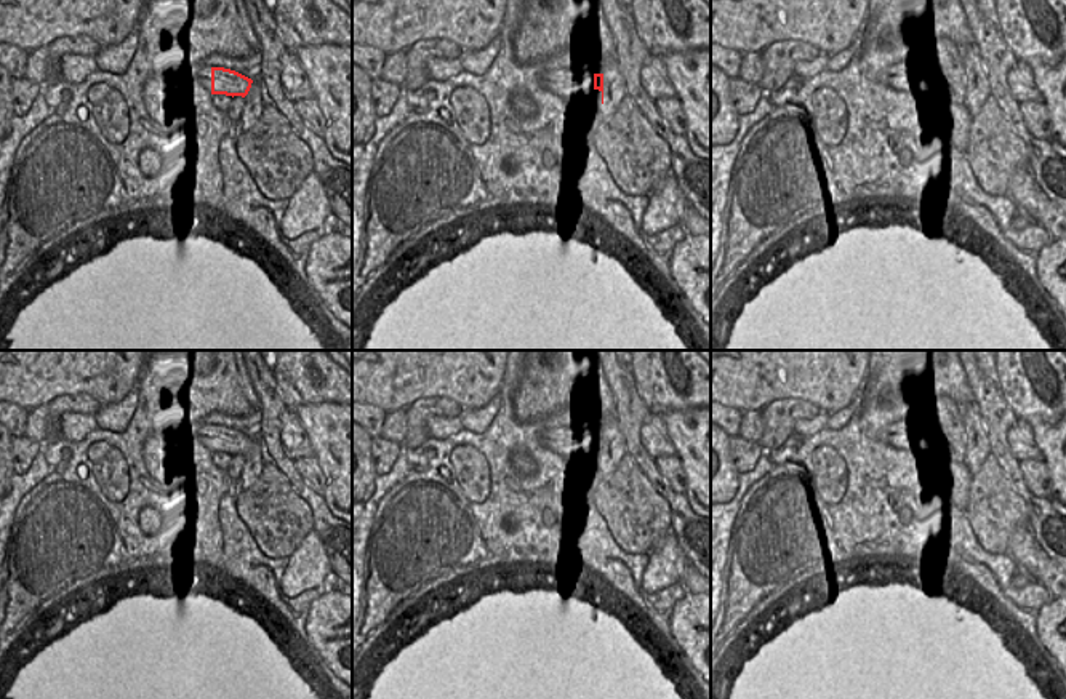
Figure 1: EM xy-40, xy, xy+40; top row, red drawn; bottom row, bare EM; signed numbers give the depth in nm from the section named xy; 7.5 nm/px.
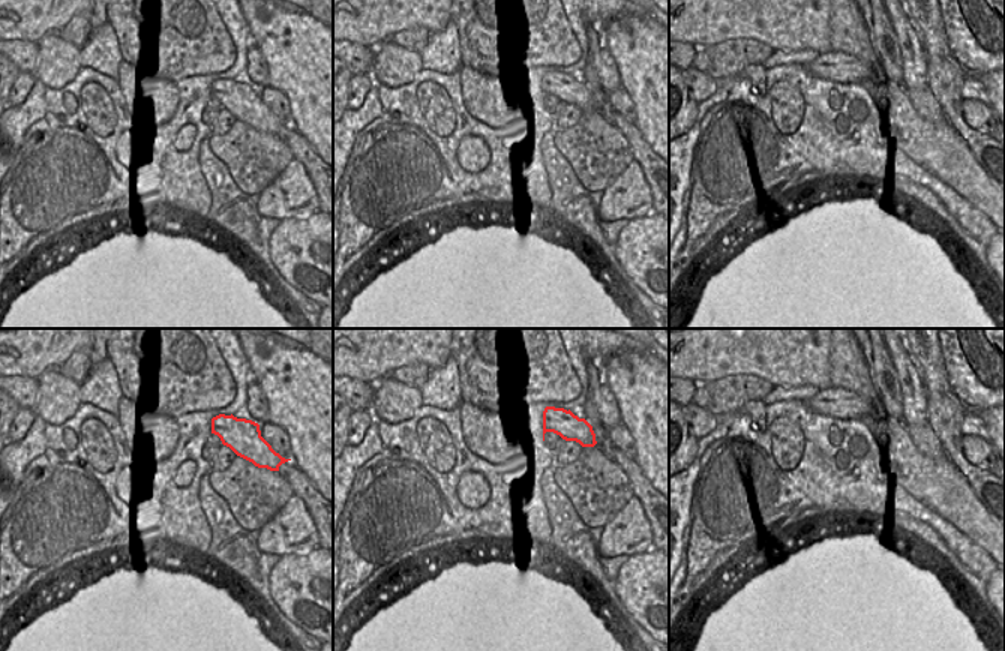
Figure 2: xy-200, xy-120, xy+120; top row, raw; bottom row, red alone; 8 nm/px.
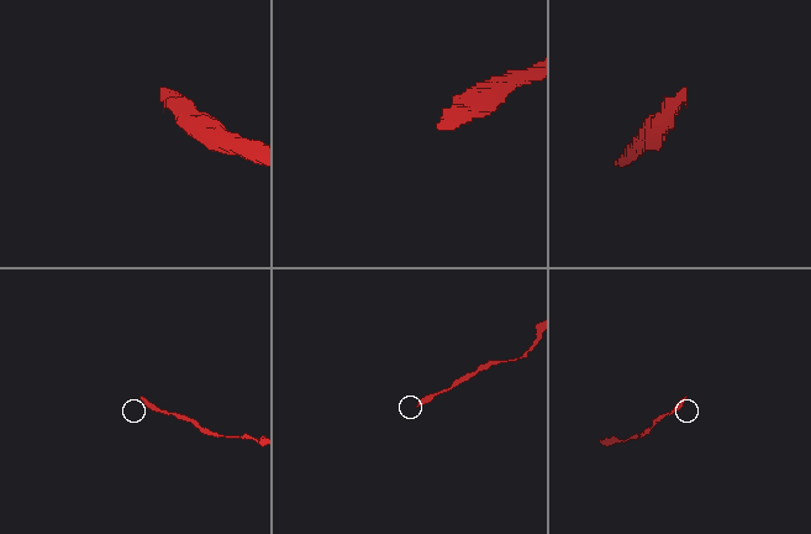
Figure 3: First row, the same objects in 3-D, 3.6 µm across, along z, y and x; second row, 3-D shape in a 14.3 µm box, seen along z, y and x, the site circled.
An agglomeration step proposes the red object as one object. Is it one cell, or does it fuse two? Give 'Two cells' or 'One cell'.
Two cells.

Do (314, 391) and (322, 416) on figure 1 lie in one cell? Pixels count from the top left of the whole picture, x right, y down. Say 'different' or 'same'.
different

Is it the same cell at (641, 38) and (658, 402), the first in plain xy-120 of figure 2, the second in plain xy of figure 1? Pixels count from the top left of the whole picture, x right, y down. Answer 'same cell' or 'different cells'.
different cells

